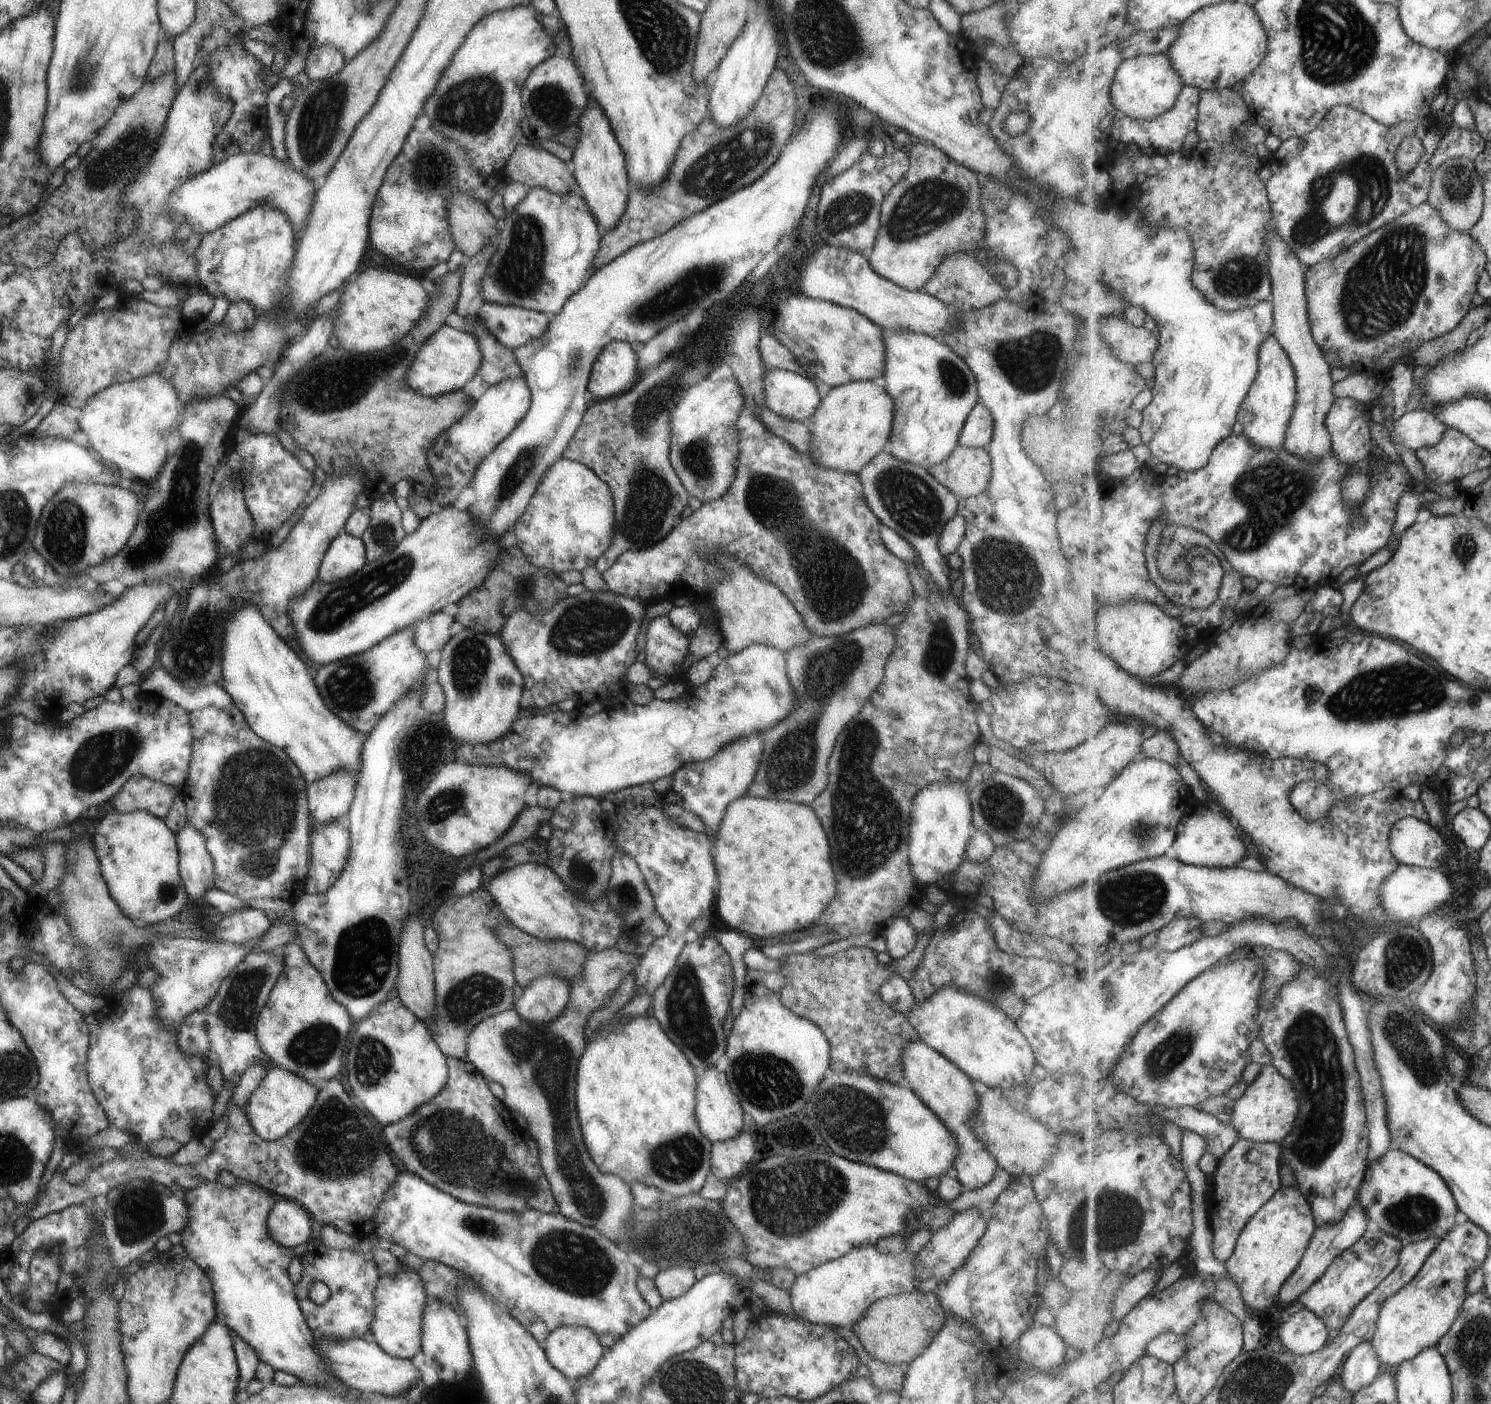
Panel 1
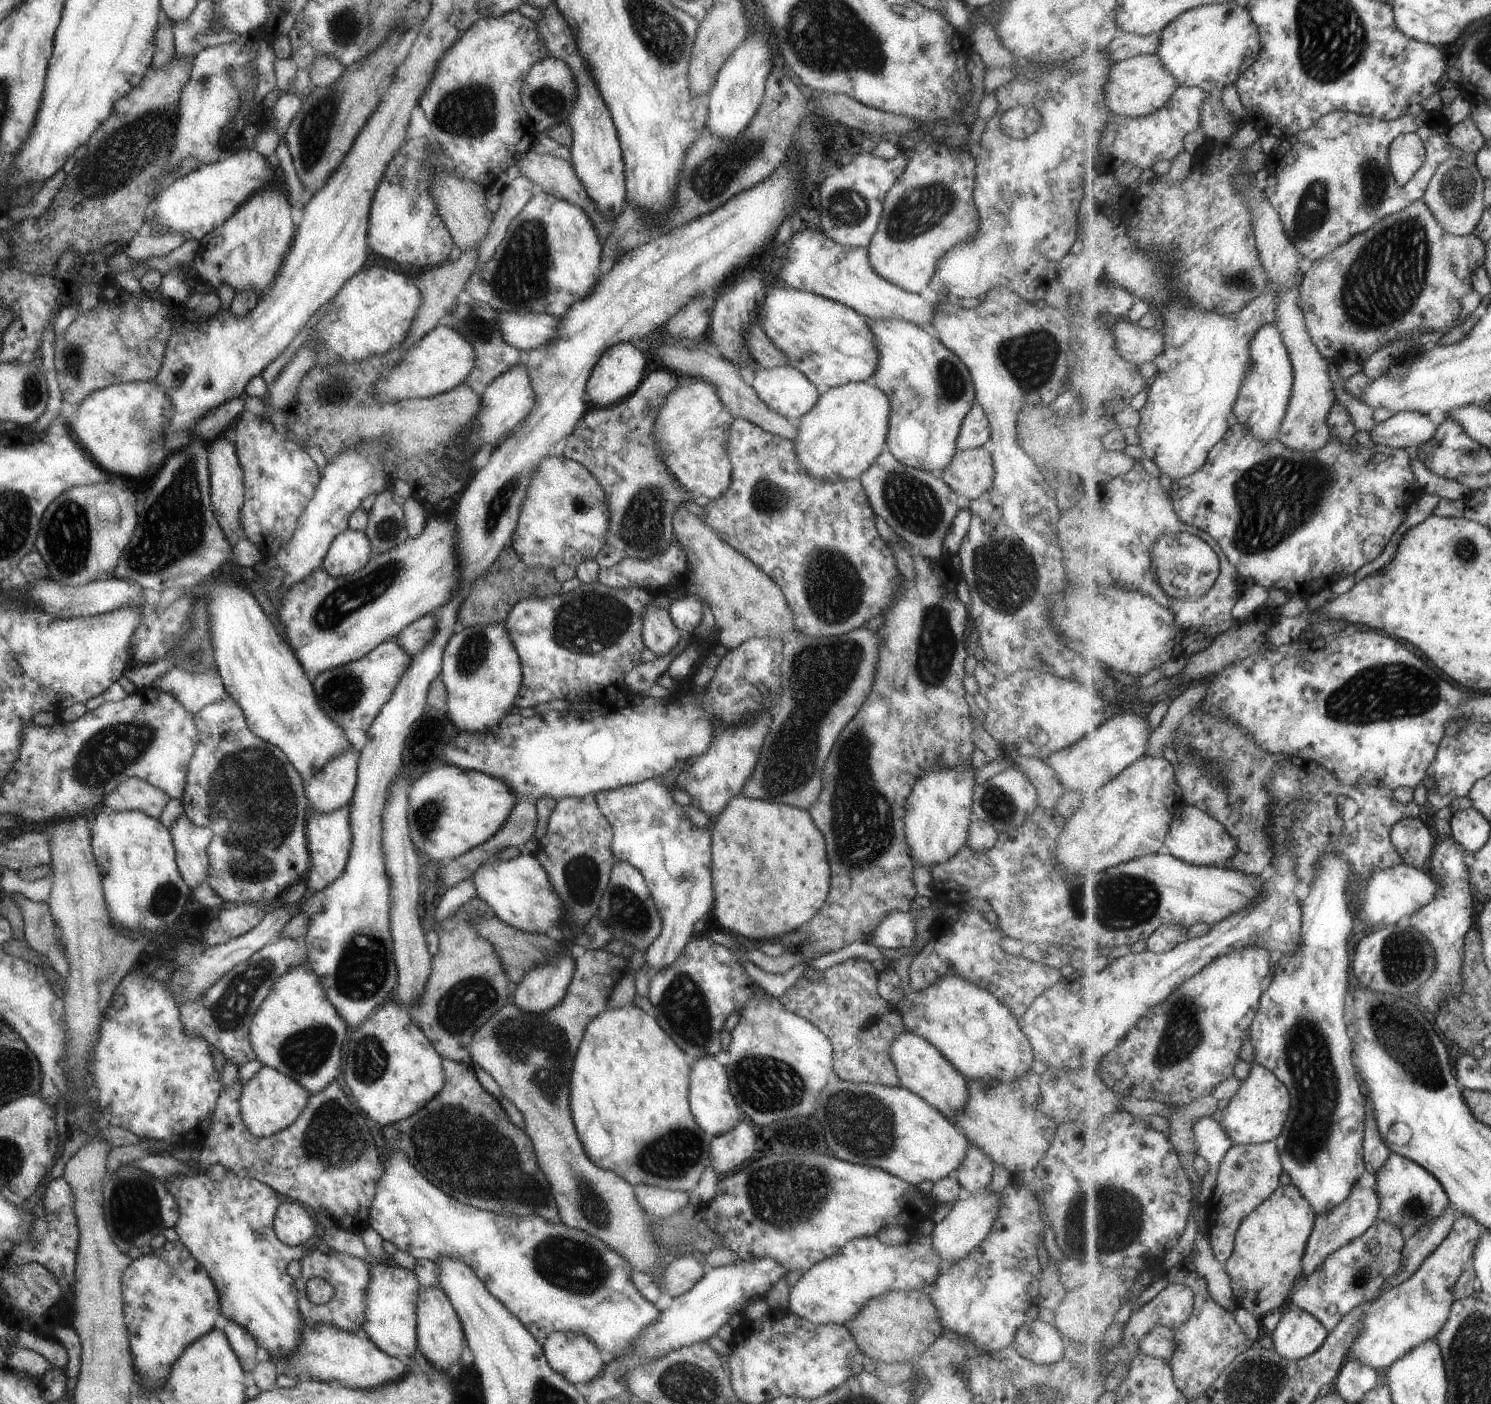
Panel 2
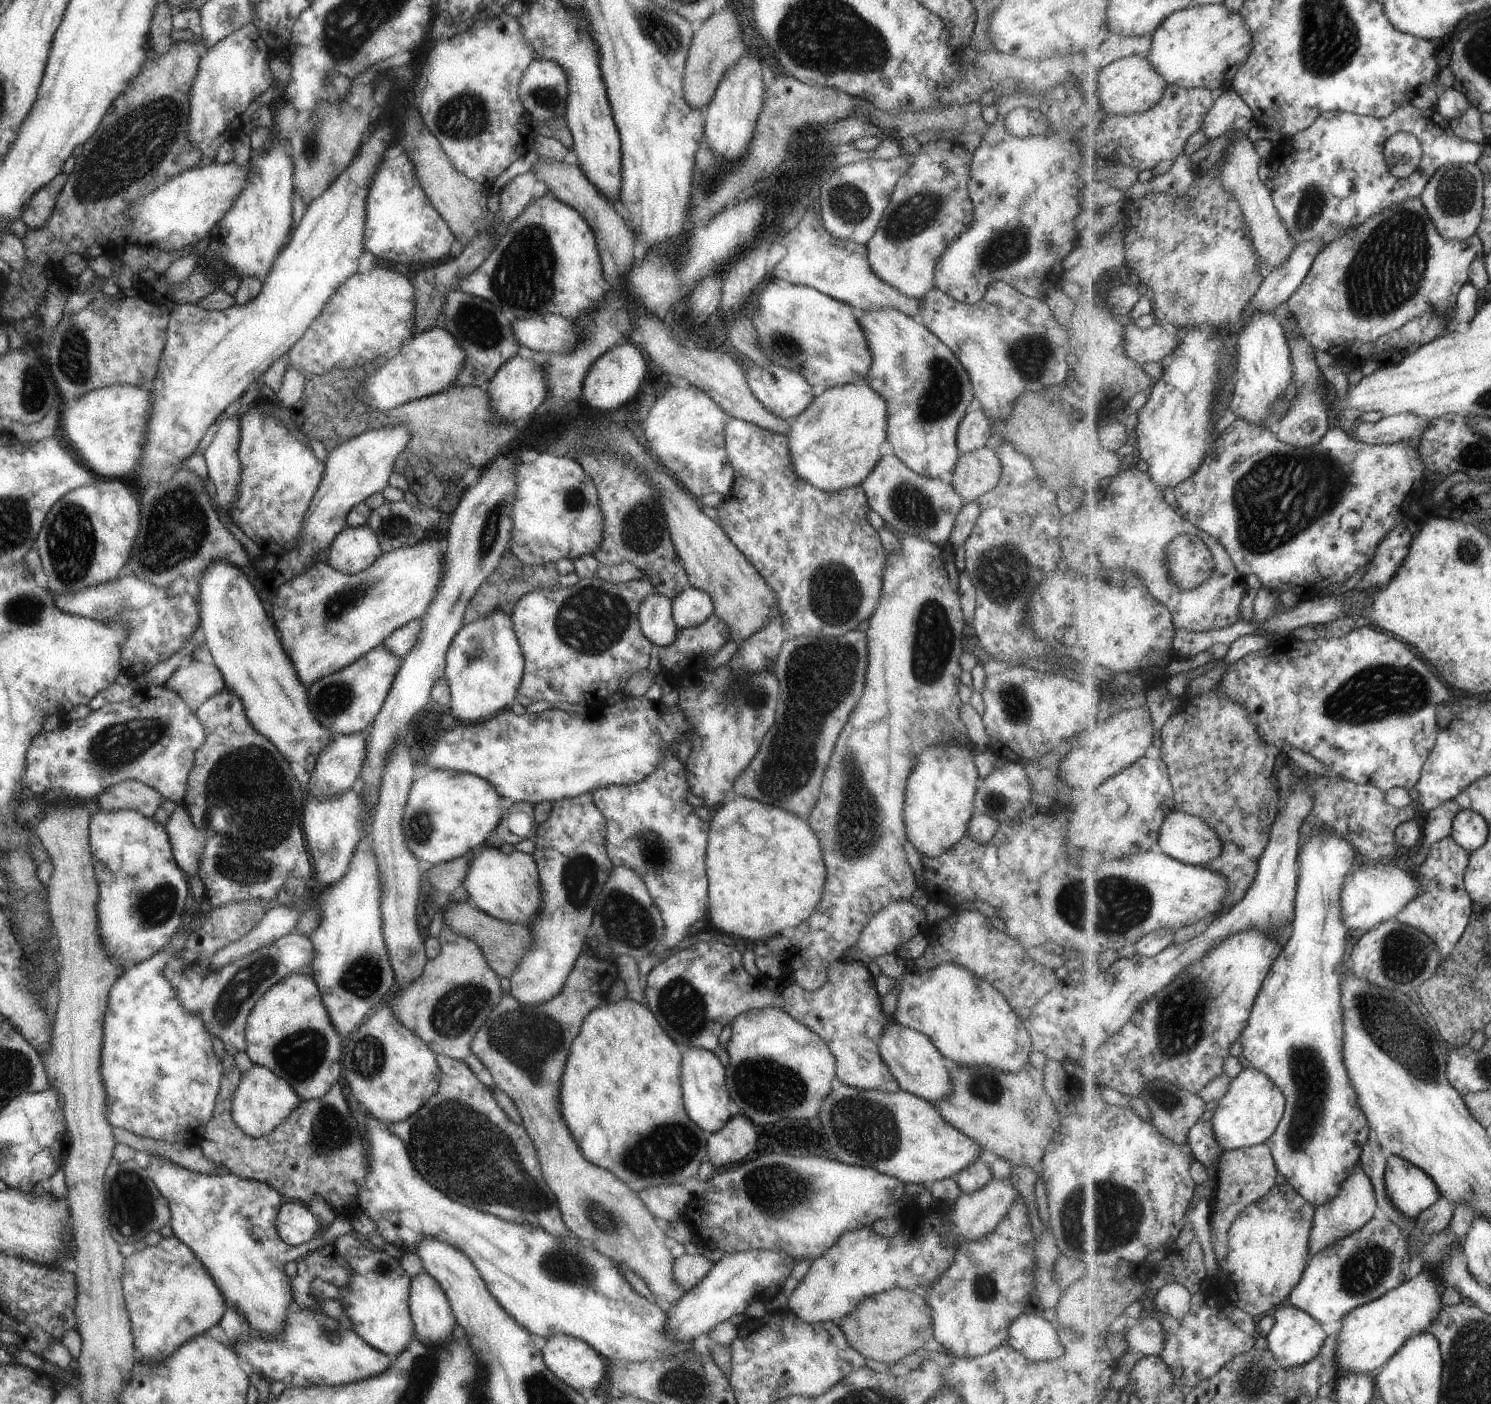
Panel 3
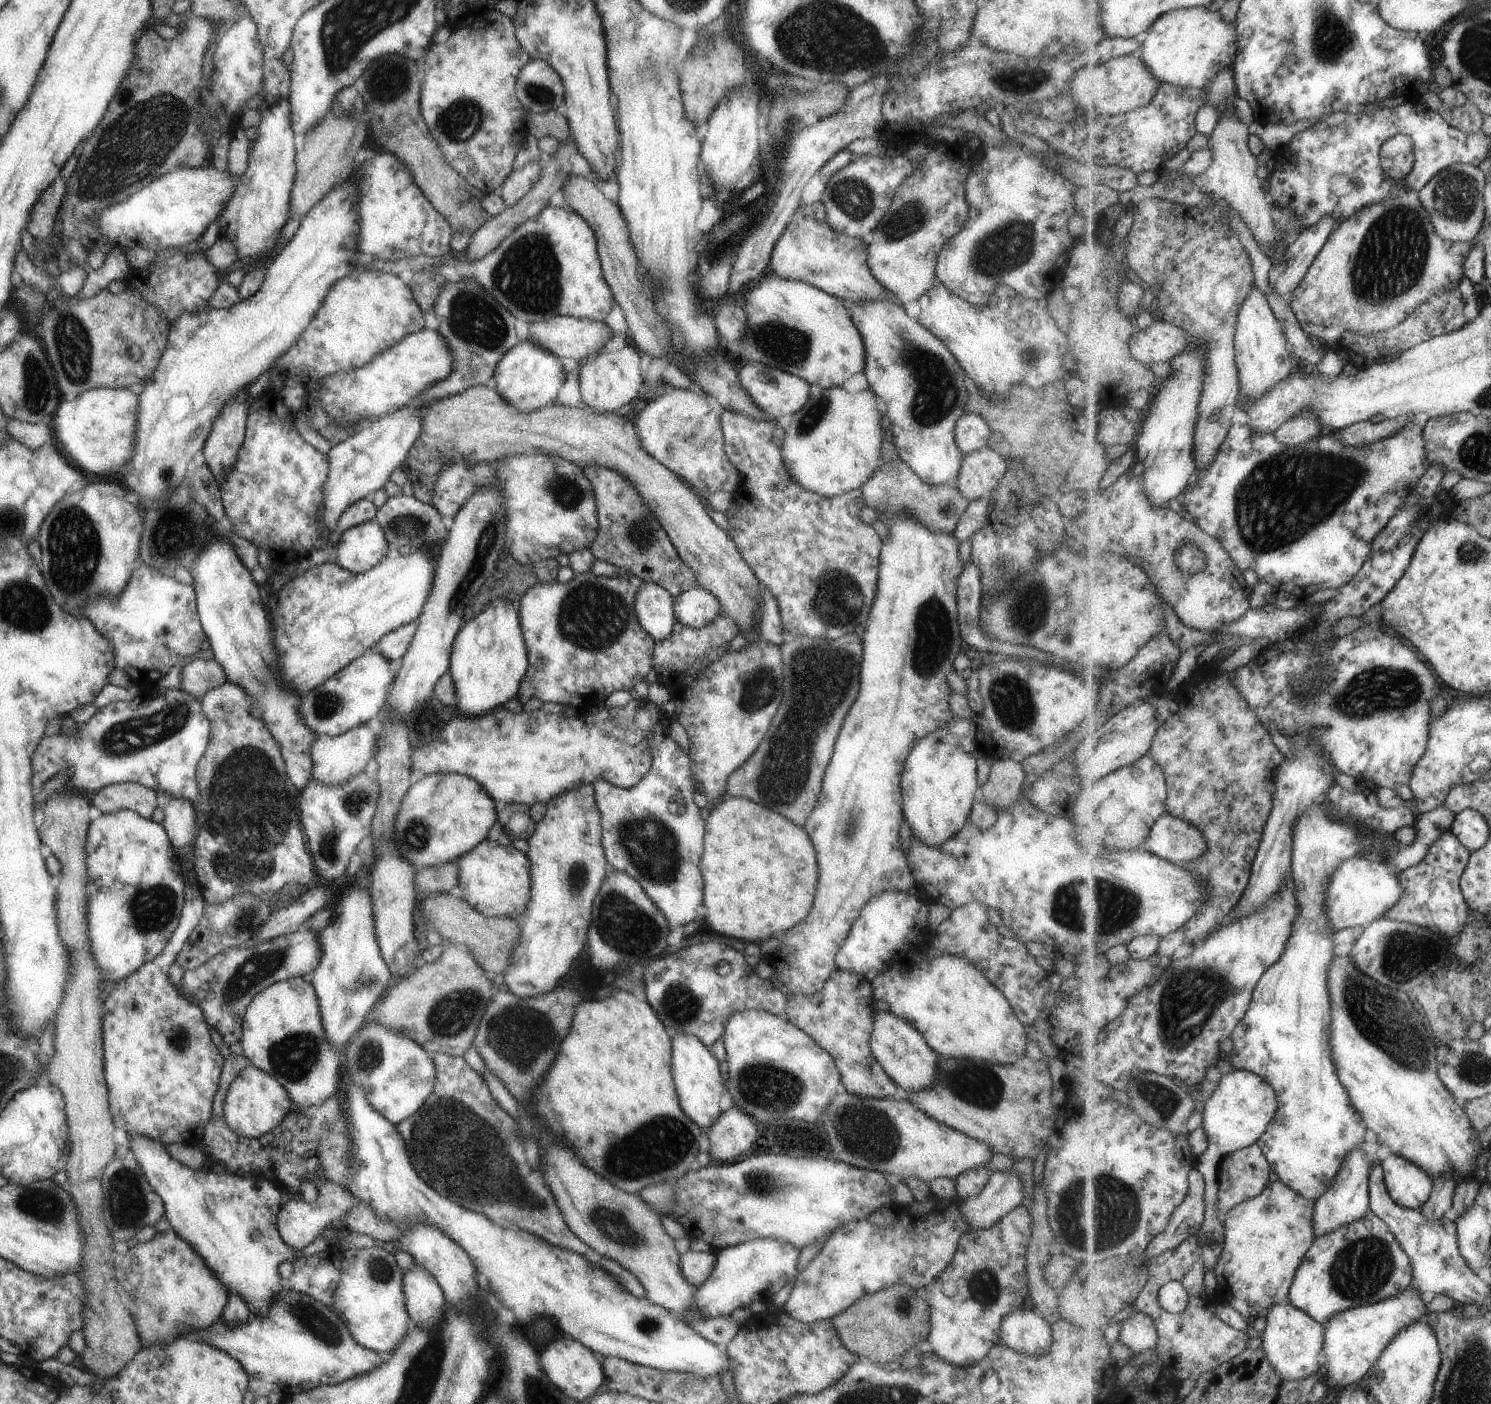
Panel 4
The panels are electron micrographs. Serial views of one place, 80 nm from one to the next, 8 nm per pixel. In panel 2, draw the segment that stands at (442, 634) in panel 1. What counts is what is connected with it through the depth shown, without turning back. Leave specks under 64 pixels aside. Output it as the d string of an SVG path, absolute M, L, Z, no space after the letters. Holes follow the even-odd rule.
M423 615L404 626L393 639L396 640L399 648L407 652L408 655L415 654L431 640L436 629L435 624L436 620L433 615Z

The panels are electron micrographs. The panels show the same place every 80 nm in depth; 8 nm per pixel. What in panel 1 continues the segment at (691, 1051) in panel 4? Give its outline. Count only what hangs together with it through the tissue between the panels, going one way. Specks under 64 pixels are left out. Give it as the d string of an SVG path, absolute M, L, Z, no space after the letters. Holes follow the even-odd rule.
M715 1066L701 1070L697 1069L697 1082L694 1090L694 1115L699 1130L710 1143L730 1139L743 1129L750 1127L745 1114L742 1112L739 1100L736 1099L727 1084L726 1076L718 1072Z

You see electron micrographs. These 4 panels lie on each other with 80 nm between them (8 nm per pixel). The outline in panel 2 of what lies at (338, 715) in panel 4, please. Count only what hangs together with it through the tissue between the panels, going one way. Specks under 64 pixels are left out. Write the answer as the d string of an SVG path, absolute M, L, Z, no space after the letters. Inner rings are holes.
M387 639L366 652L361 658L321 671L311 678L316 703L343 730L366 730L379 709L392 695L401 675L407 670L411 655L400 649L395 639Z

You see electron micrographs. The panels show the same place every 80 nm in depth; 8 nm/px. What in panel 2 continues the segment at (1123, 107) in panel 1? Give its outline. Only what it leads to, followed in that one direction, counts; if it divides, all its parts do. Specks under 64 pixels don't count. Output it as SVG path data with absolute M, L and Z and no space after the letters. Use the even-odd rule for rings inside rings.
M1137 55L1133 58L1113 63L1112 74L1106 84L1108 107L1115 115L1146 117L1161 110L1174 95L1179 86L1178 80L1168 71L1161 57Z

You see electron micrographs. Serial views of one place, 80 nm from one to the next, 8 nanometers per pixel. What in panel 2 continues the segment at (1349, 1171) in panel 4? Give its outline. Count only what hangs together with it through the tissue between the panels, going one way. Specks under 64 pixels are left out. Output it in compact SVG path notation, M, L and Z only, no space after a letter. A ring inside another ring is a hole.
M1365 1171L1362 1178L1355 1185L1352 1193L1339 1206L1336 1206L1325 1216L1318 1217L1311 1233L1310 1240L1306 1246L1306 1254L1303 1259L1303 1279L1296 1282L1295 1288L1298 1290L1307 1284L1309 1277L1327 1260L1336 1250L1351 1244L1360 1236L1363 1236L1377 1221L1377 1210L1380 1209L1380 1200L1376 1186L1378 1178L1376 1174Z

